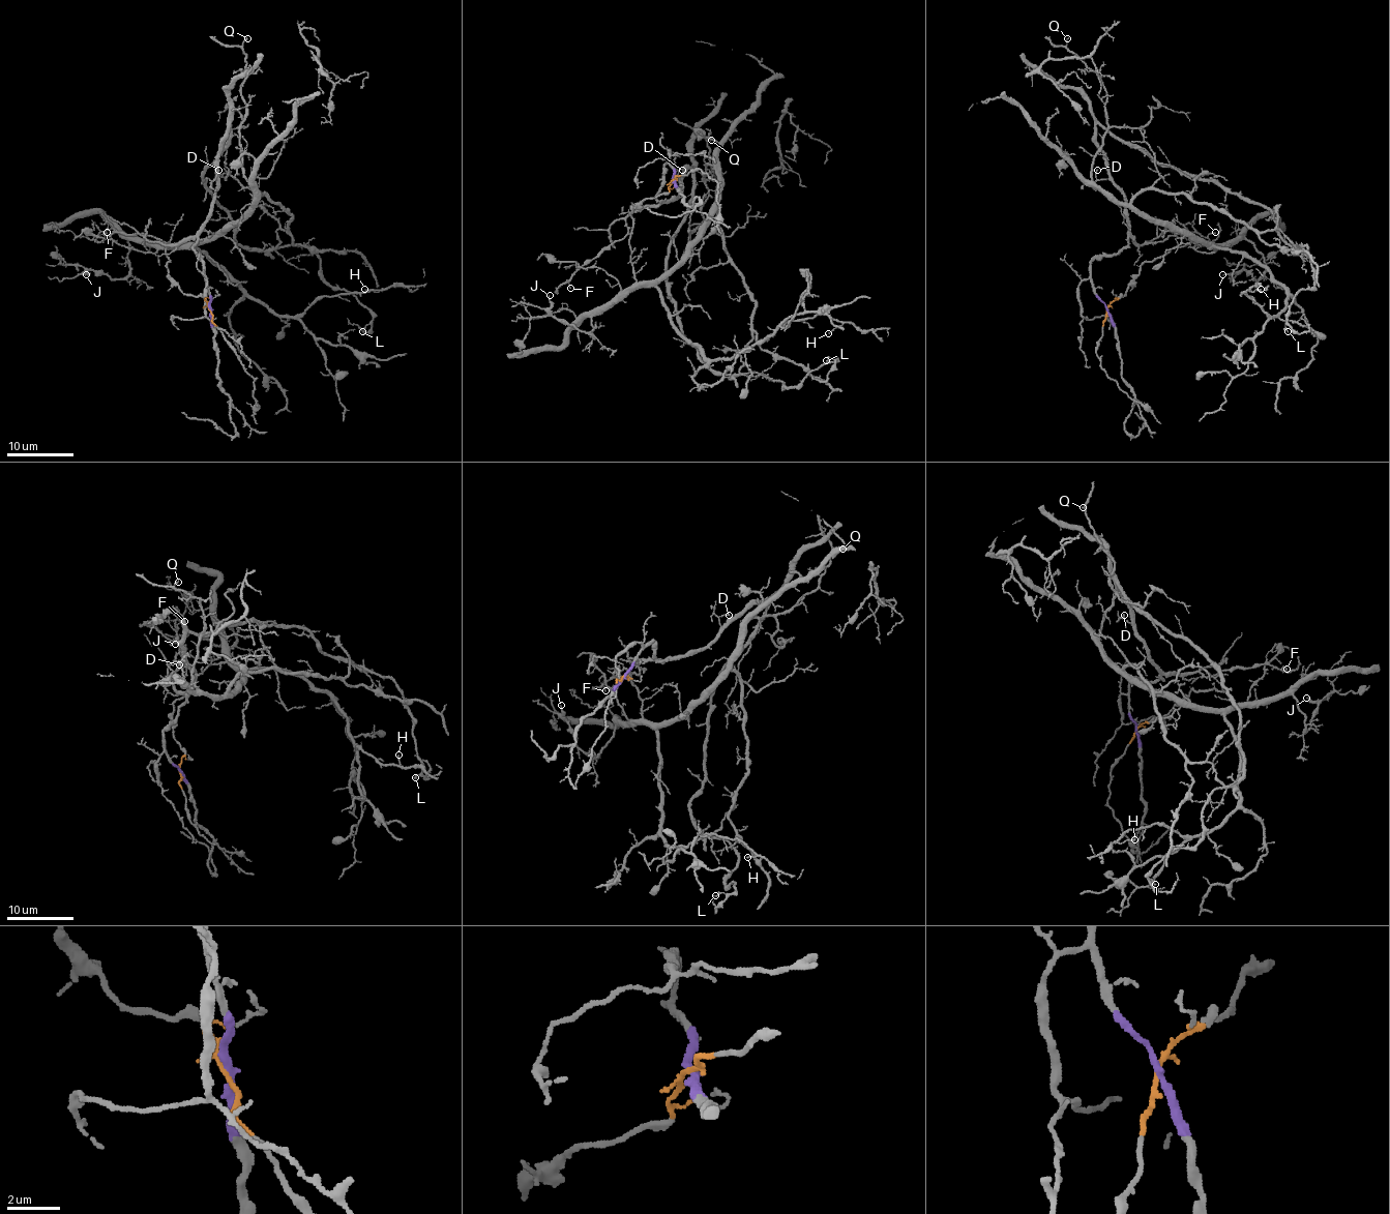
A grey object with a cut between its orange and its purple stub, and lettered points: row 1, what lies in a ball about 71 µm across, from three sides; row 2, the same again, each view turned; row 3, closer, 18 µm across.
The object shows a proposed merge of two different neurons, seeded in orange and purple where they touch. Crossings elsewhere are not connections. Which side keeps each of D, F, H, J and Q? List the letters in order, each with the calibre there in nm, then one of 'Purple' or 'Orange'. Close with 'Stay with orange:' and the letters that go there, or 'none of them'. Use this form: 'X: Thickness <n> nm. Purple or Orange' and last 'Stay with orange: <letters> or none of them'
D: Thickness 130 nm. Purple
F: Thickness 110 nm. Purple
H: Thickness 110 nm. Orange
J: Thickness 130 nm. Orange
Q: Thickness 130 nm. Orange
Stay with orange: H, J, Q

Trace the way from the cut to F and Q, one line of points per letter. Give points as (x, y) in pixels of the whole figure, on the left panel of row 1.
F: (210, 311), (202, 263), (194, 247), (196, 238), (165, 244), (142, 234), (107, 233)
Q: (210, 311), (169, 274), (165, 249), (205, 243), (253, 204), (239, 145), (247, 37)

